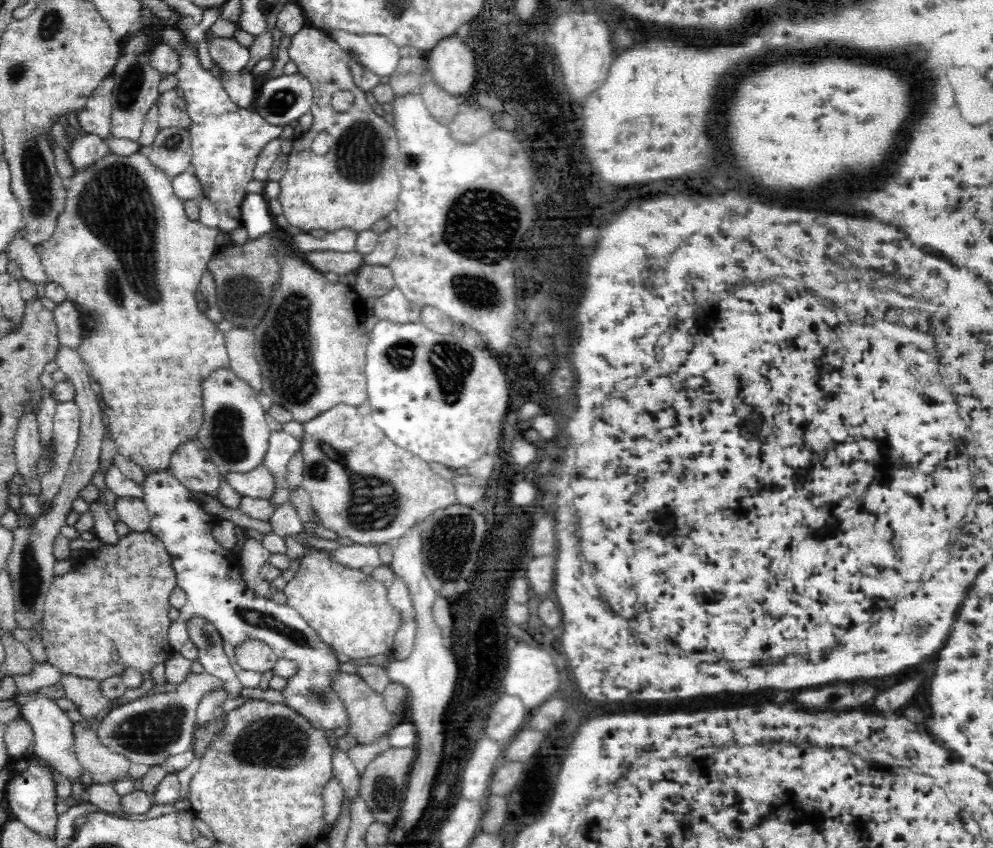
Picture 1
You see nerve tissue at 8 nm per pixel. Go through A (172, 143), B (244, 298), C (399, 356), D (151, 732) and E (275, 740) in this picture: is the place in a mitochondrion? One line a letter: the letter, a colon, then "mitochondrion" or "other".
A: mitochondrion
B: mitochondrion
C: mitochondrion
D: mitochondrion
E: mitochondrion

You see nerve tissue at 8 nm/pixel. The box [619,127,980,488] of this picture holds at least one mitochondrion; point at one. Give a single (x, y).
(890, 284)

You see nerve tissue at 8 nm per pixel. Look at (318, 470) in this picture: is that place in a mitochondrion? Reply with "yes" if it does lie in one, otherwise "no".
yes

